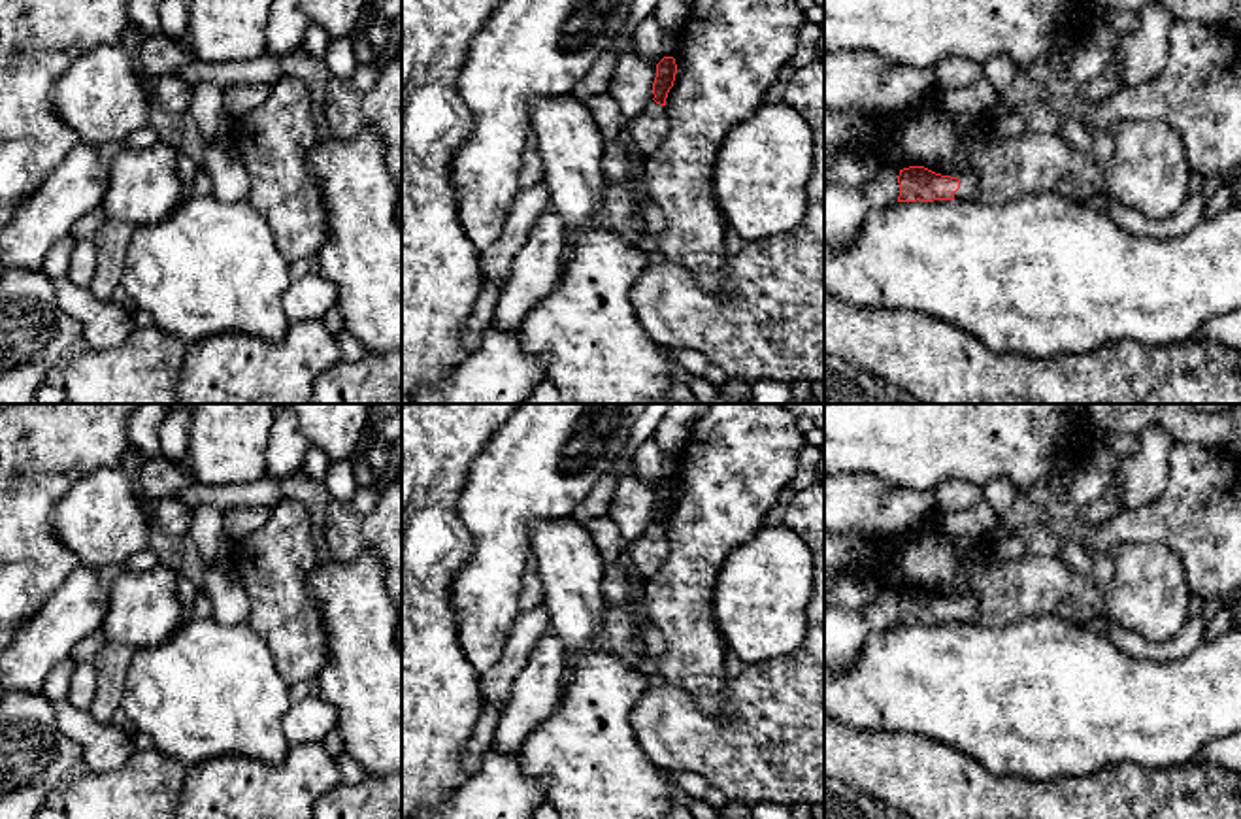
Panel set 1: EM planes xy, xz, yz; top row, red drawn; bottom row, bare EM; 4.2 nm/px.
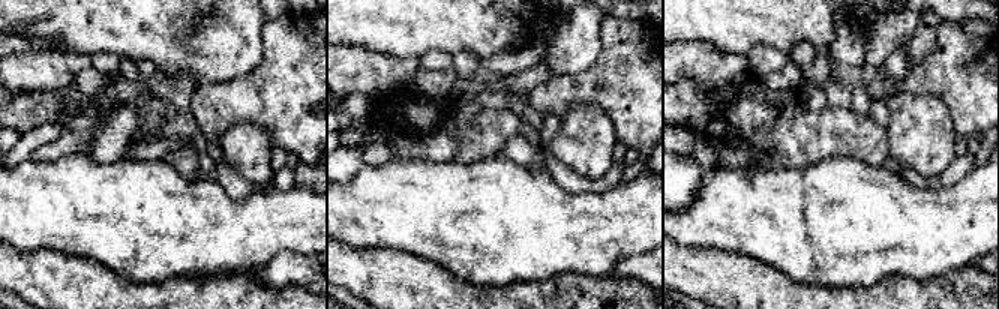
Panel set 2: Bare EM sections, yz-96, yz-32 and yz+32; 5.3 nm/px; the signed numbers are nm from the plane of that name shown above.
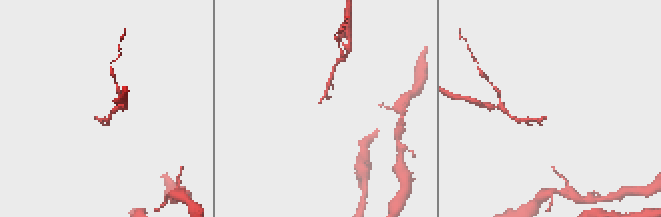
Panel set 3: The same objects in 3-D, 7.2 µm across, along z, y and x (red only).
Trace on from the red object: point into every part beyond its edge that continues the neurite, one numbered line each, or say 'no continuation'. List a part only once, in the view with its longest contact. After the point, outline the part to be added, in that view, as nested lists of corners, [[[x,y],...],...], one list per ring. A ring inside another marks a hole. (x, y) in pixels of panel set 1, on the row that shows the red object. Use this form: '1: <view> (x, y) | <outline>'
1: yz (968, 180) | [[[962,172],[956,177],[960,189],[954,192],[954,200],[971,200],[977,194],[979,177],[973,172]]]

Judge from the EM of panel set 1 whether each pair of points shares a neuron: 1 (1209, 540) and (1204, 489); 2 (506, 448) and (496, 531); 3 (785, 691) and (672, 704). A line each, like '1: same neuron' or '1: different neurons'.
1: same neuron
2: same neuron
3: same neuron

